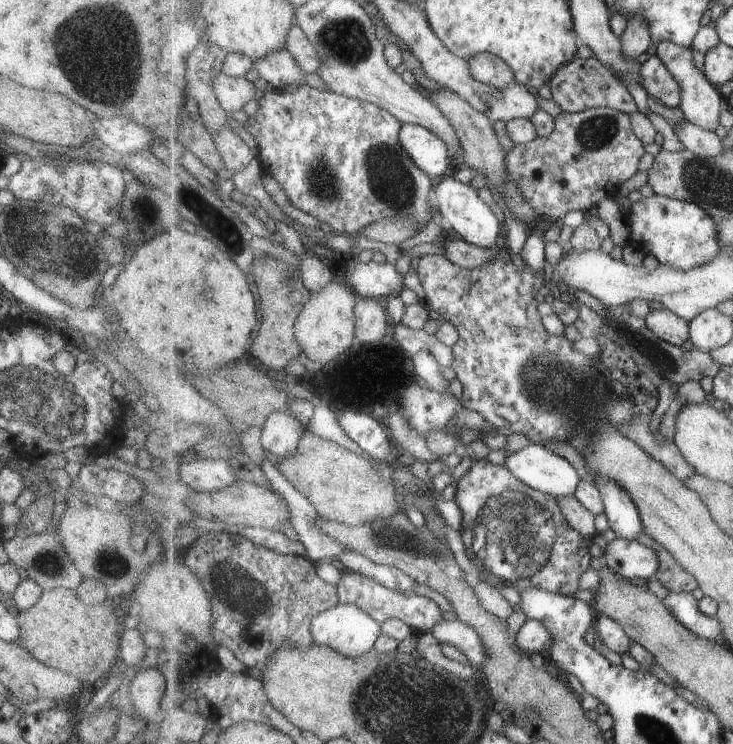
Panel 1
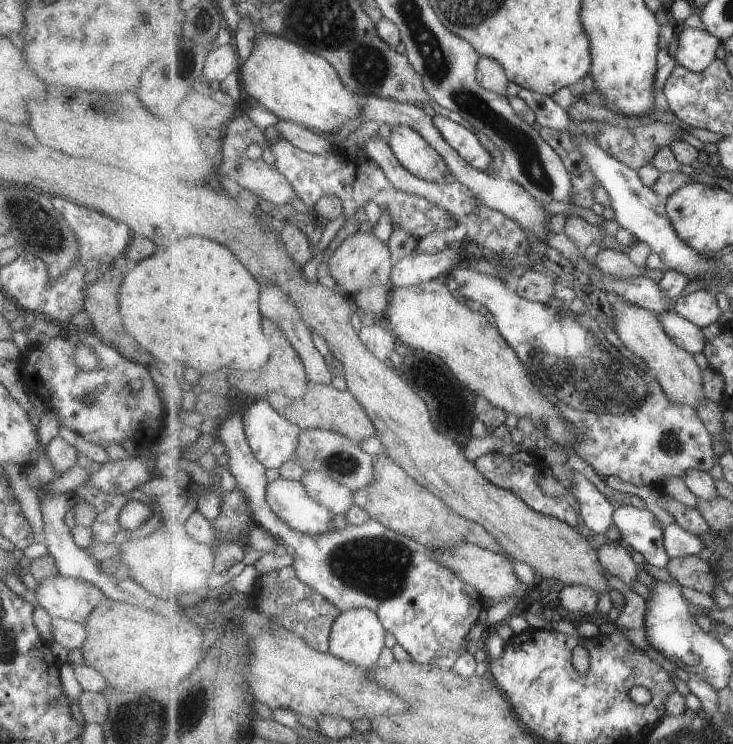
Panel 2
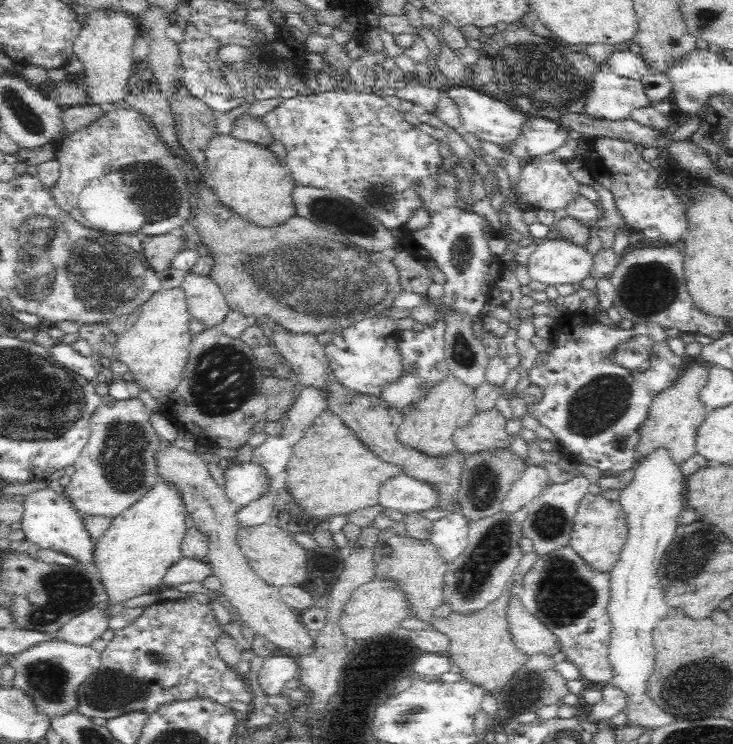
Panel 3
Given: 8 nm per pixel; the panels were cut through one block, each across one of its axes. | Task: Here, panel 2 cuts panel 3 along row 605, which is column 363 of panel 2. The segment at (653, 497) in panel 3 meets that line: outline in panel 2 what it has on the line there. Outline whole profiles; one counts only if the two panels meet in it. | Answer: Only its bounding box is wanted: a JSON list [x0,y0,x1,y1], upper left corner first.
[330,607,388,668]

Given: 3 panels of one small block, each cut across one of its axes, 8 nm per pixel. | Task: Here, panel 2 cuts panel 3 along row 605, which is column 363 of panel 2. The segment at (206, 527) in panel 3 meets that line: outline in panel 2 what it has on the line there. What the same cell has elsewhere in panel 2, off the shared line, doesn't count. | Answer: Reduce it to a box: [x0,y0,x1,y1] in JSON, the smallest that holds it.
[330,230,393,295]

